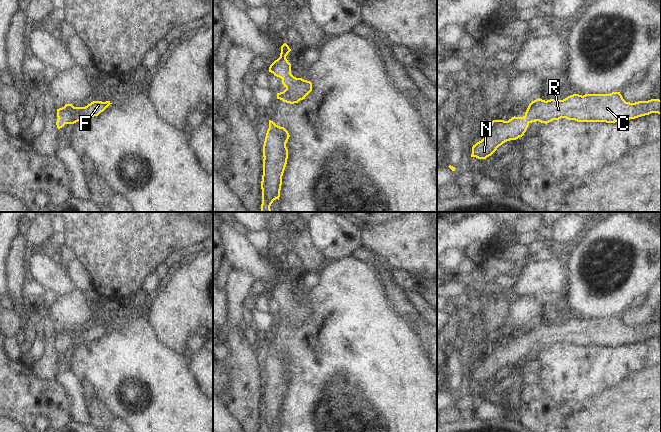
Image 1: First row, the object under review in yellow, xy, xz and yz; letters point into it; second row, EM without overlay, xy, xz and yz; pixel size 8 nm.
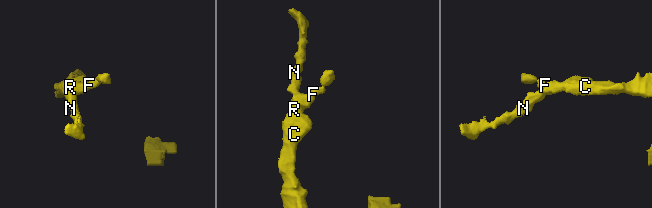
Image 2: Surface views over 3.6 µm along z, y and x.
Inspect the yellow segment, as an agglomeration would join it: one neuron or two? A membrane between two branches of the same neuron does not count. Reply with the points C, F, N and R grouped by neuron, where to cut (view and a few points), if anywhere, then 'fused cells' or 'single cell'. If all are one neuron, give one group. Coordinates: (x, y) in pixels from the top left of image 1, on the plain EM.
C F N R; no cut; single cell

